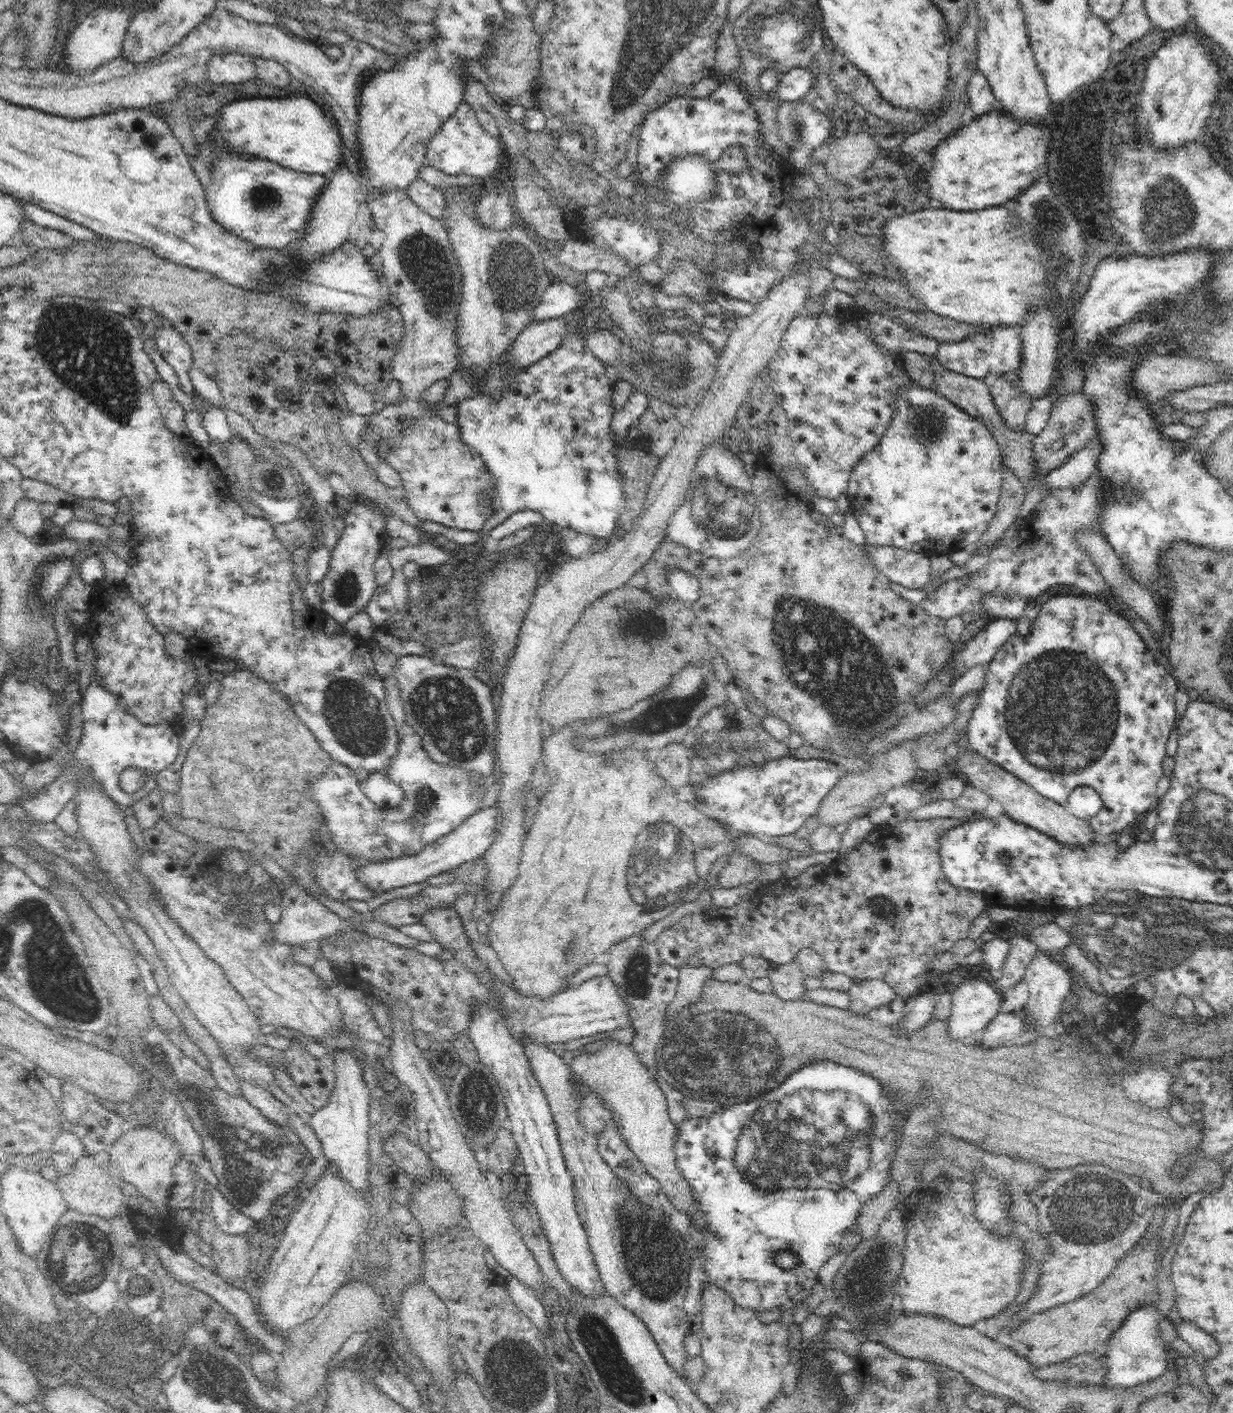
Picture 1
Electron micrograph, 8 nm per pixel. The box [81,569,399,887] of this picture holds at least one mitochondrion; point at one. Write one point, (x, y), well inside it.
(353, 712)

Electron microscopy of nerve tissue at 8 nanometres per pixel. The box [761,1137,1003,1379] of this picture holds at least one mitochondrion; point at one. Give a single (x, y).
(862, 1284)

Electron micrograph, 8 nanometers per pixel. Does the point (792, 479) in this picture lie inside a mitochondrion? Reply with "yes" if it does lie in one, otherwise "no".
no

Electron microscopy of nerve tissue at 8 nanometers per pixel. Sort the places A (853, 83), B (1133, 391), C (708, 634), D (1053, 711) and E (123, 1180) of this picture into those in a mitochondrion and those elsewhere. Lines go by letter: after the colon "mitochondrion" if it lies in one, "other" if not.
A: other
B: other
C: other
D: mitochondrion
E: other

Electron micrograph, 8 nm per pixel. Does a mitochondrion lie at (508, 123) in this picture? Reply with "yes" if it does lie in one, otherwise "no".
no

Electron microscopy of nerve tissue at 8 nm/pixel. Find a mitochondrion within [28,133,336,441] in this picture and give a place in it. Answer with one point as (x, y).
(90, 353)

